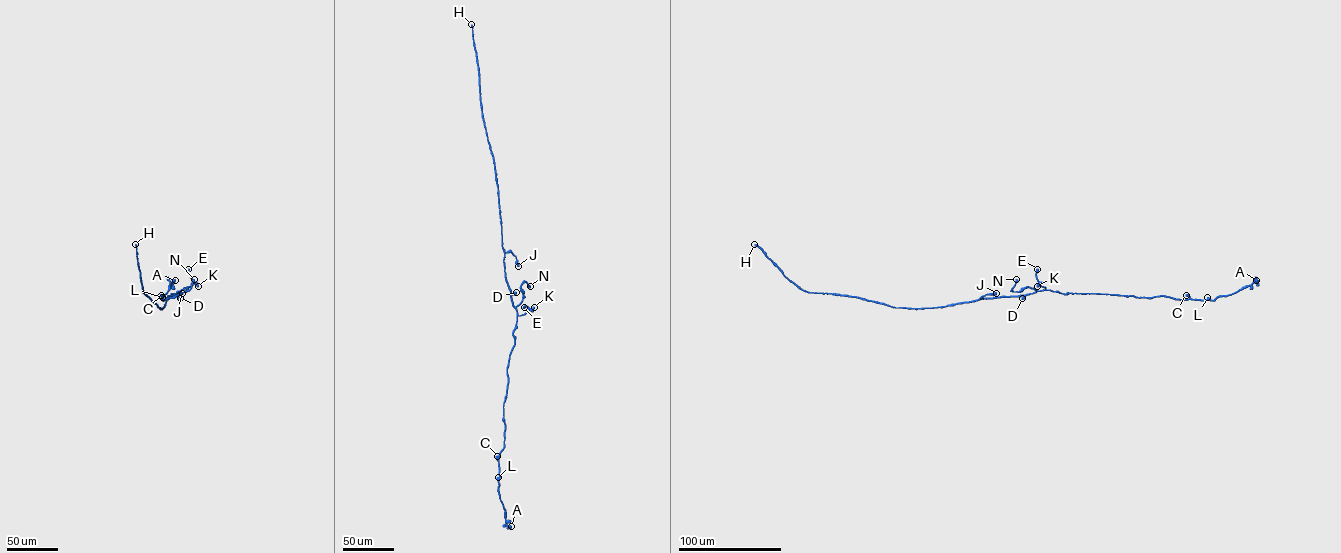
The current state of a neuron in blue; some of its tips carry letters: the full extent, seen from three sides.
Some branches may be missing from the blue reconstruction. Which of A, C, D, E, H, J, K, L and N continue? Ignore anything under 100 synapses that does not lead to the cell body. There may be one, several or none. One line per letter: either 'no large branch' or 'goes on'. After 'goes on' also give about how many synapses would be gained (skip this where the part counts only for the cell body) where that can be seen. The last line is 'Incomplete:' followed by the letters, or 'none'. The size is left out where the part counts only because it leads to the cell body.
A: no large branch
C: no large branch
D: no large branch
E: no large branch
H: goes on; about 650 synapses
J: no large branch
K: no large branch
L: no large branch
N: no large branch
Incomplete: H

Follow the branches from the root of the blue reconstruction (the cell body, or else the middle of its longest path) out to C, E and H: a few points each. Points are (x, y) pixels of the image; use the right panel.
C: (1004, 296), (1043, 290), (1064, 294), (1190, 298), (1186, 295)
E: (1004, 296), (1026, 295), (1045, 289), (1036, 277), (1037, 269)
H: (1004, 296), (910, 308), (847, 295), (808, 292), (791, 282), (754, 244)

